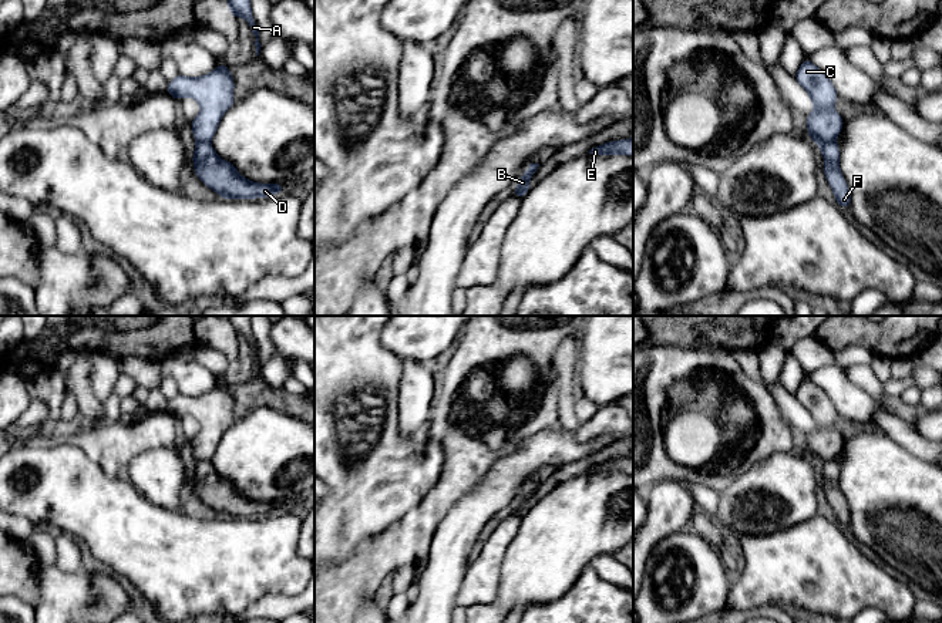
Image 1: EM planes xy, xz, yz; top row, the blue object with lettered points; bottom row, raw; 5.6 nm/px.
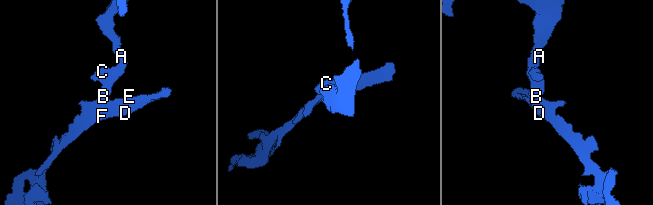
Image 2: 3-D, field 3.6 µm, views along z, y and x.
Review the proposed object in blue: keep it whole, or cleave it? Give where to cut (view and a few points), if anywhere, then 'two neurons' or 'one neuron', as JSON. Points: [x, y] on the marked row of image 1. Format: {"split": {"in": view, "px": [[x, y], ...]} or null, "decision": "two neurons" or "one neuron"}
{"split": {"in": "yz", "px": [[834, 141], [818, 144]]}, "decision": "two neurons"}

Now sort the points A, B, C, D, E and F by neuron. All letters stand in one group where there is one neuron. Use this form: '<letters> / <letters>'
A B C / D E F

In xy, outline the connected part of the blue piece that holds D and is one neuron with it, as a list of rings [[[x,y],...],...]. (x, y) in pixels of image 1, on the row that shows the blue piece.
[[[196,142],[194,158],[196,176],[222,199],[266,198],[286,191],[280,183],[258,183],[245,179],[236,168],[218,156],[209,142]]]

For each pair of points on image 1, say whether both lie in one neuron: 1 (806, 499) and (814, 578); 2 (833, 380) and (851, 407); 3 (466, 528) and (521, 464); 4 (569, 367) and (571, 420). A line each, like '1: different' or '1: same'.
1: different
2: same
3: same
4: same

